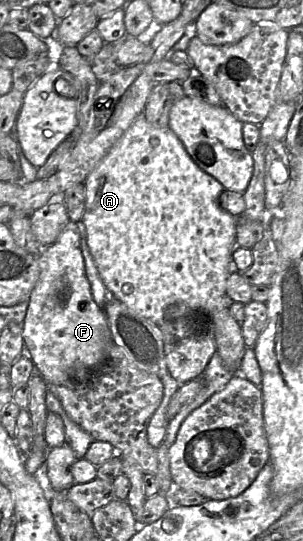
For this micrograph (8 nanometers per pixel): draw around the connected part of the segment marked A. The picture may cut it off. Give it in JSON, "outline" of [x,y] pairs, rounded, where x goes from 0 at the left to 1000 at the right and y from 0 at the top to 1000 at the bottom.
{"outline":[[[472,214],[455,216],[426,238],[399,251],[350,288],[287,325],[277,335],[284,353],[281,388],[267,410],[284,423],[284,444],[297,468],[310,479],[327,508],[356,538],[419,566],[442,580],[482,588],[525,601],[545,586],[548,575],[564,566],[611,566],[627,573],[680,577],[700,588],[713,651],[743,678],[785,684],[809,649],[795,601],[769,588],[759,577],[759,556],[746,542],[749,516],[769,499],[766,470],[782,457],[779,447],[779,401],[729,384],[723,362],[739,351],[736,342],[703,325],[673,318],[627,290],[604,264],[561,237],[515,237]]]}

